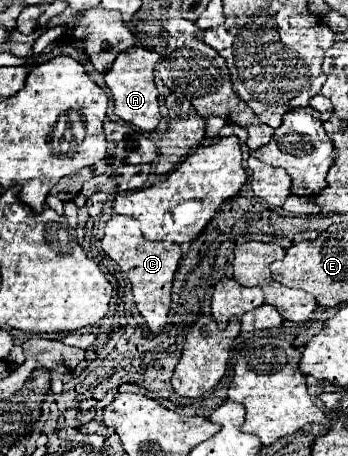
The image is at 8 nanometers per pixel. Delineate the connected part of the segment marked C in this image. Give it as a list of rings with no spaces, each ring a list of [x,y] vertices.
[[[113,215],[105,225],[105,237],[101,241],[103,251],[117,261],[117,265],[127,273],[135,297],[135,305],[145,319],[145,325],[151,333],[159,335],[165,327],[165,319],[171,303],[171,285],[173,275],[177,271],[177,263],[181,259],[181,247],[169,241],[147,241],[141,235],[139,223],[131,217]]]

